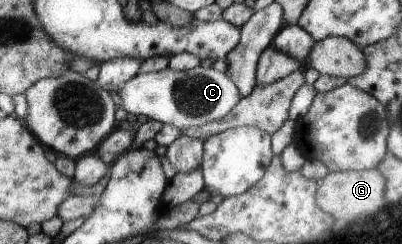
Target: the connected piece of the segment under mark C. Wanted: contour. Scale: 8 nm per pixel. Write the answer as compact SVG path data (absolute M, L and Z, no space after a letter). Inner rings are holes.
M195 66L188 70L171 71L167 67L156 72L135 74L117 92L126 113L143 115L148 120L169 124L184 130L223 117L241 97L237 86L225 73Z

